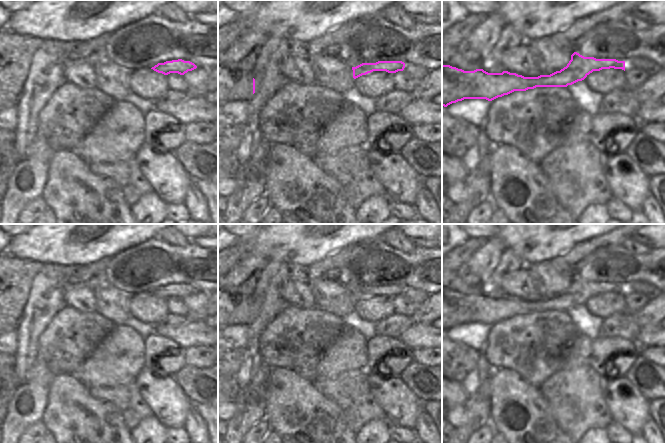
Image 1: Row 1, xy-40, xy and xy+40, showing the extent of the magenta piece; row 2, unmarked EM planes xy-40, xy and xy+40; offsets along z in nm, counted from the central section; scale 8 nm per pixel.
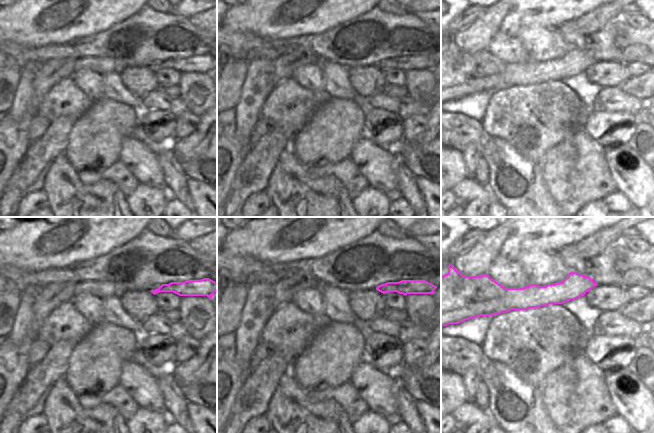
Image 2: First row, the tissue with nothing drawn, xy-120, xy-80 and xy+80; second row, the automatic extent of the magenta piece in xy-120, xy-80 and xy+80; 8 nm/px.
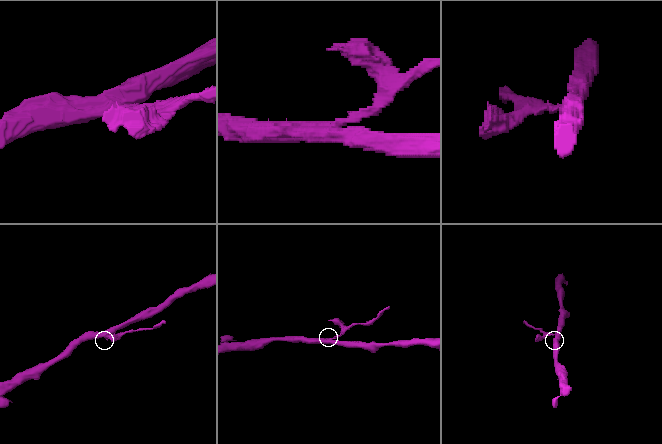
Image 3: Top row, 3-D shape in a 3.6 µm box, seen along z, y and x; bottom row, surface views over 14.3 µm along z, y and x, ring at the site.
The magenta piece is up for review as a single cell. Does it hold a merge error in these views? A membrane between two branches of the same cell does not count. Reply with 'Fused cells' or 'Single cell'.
Fused cells

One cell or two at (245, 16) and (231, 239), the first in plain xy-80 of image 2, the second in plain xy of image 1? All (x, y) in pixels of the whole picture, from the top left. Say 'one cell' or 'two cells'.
two cells

